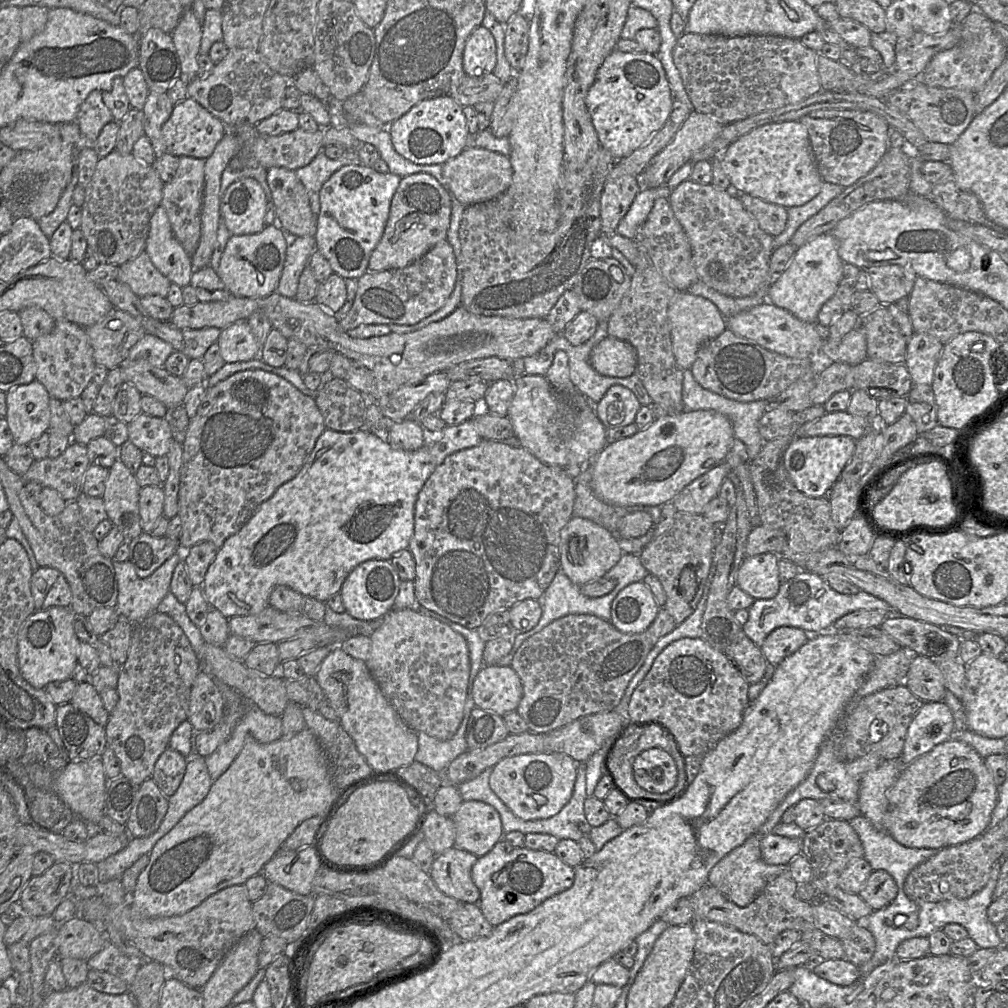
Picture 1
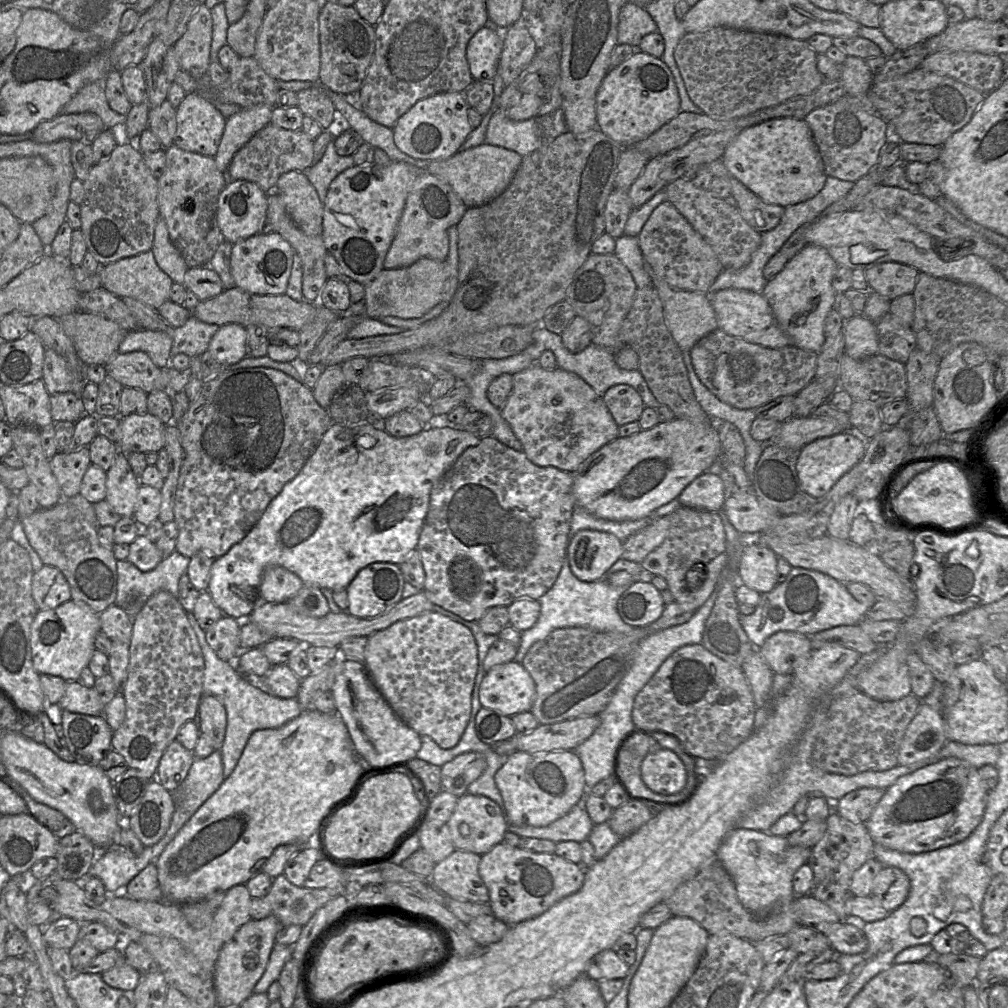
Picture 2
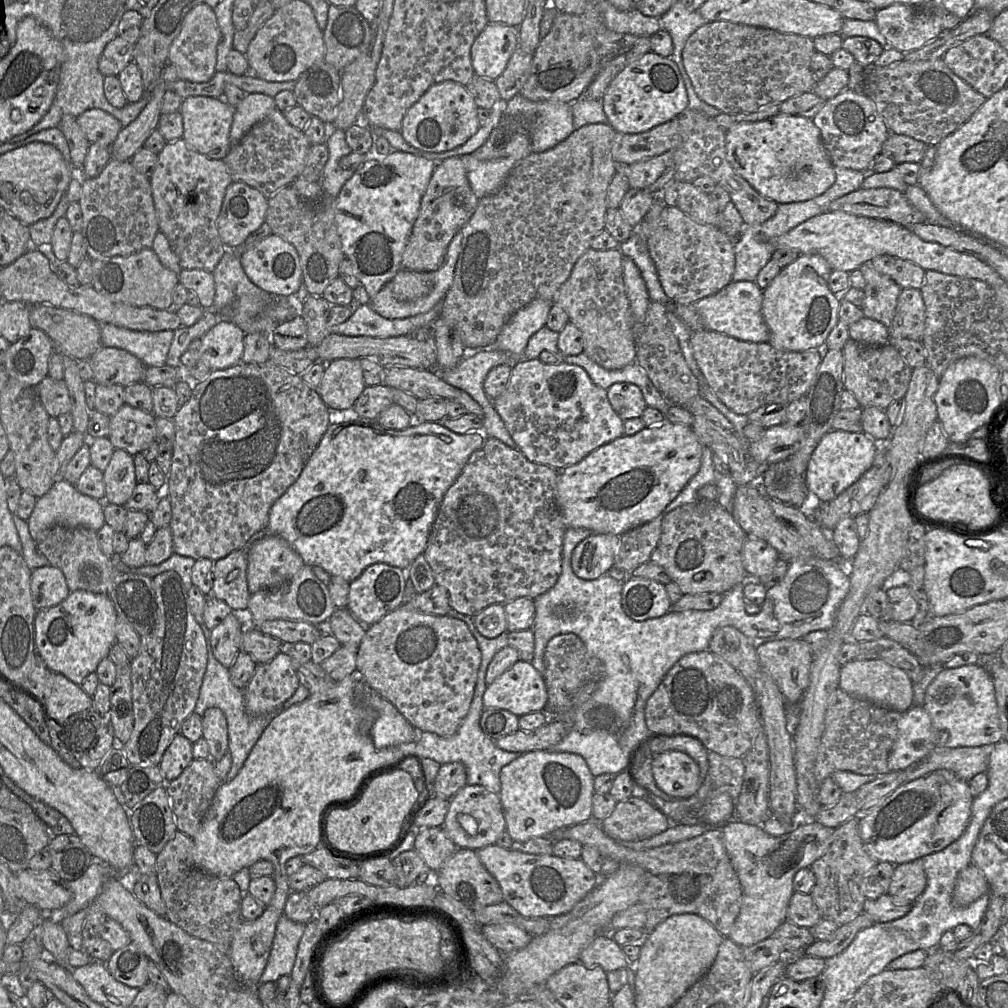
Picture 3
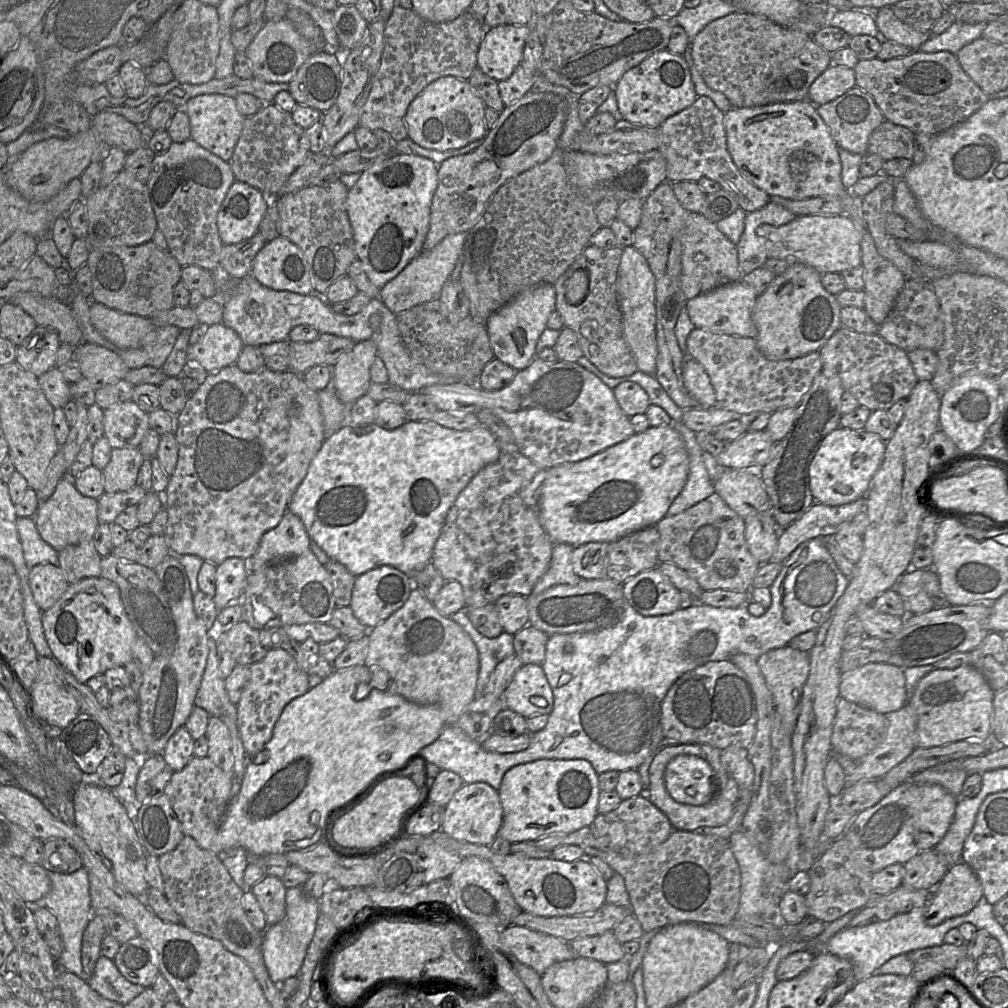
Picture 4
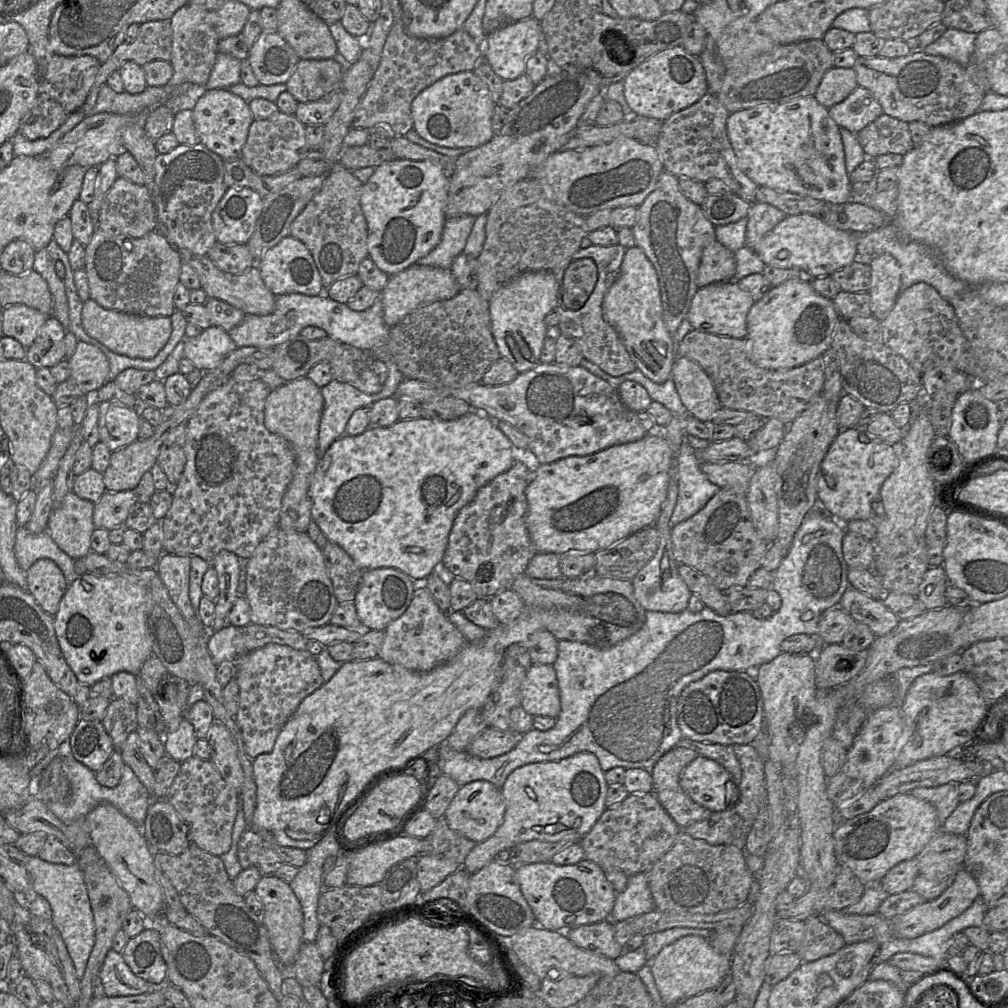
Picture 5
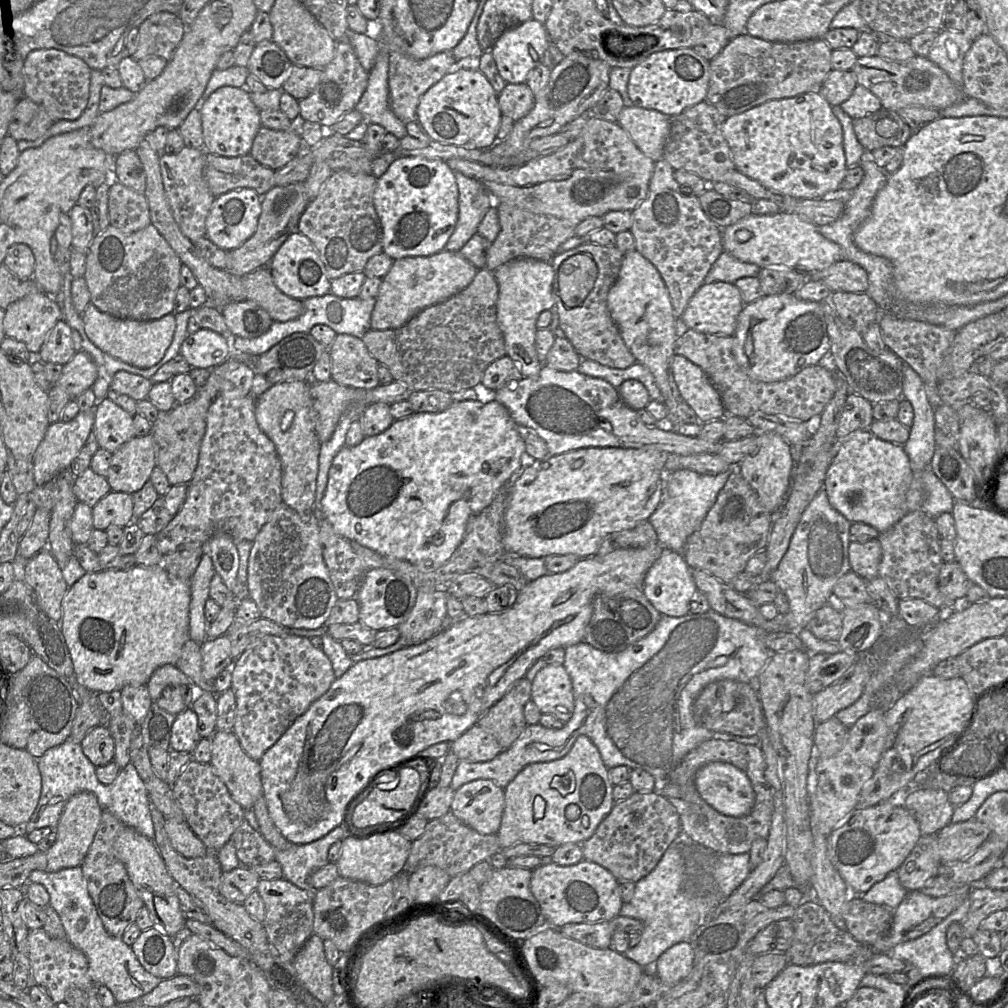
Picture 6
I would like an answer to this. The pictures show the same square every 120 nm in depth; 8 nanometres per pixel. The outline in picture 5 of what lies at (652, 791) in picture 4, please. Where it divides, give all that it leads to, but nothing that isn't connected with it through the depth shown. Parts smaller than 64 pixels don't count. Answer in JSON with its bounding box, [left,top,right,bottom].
[650,745,712,828]

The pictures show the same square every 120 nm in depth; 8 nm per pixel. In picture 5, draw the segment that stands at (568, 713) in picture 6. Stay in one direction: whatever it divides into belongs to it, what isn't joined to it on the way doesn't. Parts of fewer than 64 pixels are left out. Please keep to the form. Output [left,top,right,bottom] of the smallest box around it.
[520,664,560,718]

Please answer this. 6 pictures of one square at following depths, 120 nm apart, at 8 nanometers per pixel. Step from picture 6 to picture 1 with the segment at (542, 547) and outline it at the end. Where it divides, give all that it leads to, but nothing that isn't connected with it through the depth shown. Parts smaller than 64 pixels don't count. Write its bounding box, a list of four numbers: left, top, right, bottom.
[591,410,734,506]

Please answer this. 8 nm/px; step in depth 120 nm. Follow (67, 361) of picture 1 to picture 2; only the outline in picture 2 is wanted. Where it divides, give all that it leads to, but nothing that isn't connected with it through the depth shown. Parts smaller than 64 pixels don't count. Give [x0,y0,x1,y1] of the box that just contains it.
[41,348,87,395]

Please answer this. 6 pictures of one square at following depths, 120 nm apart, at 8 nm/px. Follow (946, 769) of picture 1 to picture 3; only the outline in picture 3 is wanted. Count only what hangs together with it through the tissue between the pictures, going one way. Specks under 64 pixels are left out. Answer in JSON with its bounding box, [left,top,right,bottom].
[859,770,974,863]

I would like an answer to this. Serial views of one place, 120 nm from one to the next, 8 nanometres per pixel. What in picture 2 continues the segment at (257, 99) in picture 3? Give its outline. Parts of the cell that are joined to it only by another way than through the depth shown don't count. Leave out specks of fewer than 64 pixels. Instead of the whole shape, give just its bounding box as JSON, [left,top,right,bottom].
[214,104,273,170]

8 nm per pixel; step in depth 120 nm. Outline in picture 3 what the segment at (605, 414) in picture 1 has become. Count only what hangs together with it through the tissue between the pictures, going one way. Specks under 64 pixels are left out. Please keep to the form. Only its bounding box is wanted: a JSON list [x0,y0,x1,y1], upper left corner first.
[607,382,647,420]

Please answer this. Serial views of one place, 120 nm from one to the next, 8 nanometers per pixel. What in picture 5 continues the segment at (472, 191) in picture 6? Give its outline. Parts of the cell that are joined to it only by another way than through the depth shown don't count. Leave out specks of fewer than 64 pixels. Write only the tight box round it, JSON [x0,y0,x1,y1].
[416,215,476,269]

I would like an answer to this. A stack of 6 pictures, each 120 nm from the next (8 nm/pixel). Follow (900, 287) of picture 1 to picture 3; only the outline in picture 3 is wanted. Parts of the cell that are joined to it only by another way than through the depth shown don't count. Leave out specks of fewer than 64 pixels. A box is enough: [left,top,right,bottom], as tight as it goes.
[872,255,925,289]

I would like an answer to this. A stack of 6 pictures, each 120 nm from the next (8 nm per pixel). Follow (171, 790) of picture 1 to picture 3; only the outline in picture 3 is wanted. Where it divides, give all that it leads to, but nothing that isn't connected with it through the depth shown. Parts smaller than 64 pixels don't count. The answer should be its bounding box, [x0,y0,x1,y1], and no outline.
[159,733,193,781]

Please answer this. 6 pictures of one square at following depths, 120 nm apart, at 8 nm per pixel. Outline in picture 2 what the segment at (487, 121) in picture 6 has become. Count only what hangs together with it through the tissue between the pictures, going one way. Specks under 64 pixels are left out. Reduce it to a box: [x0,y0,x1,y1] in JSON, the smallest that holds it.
[393,92,473,160]

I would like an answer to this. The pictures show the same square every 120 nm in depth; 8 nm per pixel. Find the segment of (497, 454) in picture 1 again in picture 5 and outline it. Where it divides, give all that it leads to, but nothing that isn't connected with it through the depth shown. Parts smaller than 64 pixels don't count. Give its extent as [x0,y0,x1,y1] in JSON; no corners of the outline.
[441,461,537,599]

